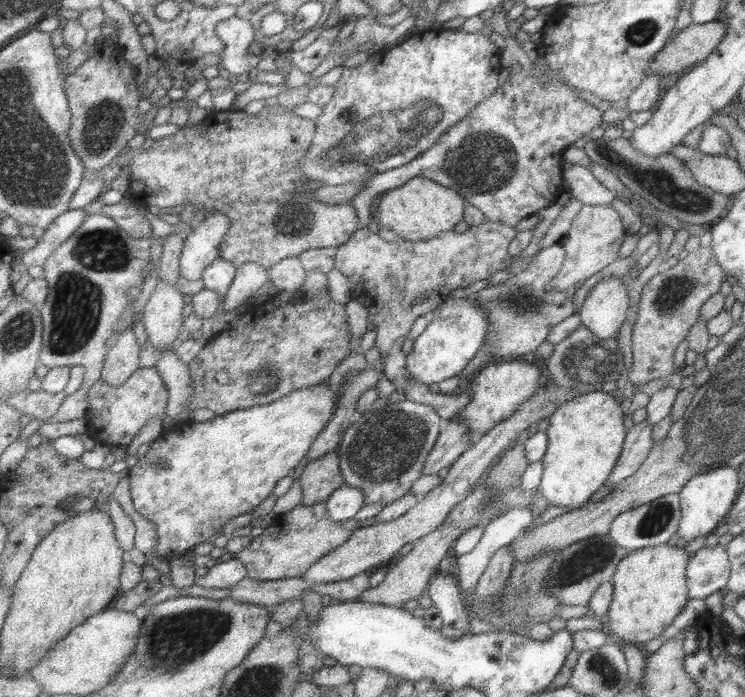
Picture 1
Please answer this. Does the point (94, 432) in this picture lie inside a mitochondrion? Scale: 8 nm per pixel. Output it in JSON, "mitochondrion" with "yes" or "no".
{"mitochondrion":"no"}

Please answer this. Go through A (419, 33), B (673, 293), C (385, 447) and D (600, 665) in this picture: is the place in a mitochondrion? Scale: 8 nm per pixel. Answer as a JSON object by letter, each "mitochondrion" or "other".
{"A":"other","B":"mitochondrion","C":"mitochondrion","D":"mitochondrion"}

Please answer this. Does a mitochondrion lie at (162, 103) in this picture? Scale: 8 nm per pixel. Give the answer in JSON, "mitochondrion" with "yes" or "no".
{"mitochondrion":"no"}

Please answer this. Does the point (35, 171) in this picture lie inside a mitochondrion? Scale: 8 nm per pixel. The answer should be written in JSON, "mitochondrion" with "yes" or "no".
{"mitochondrion":"yes"}

